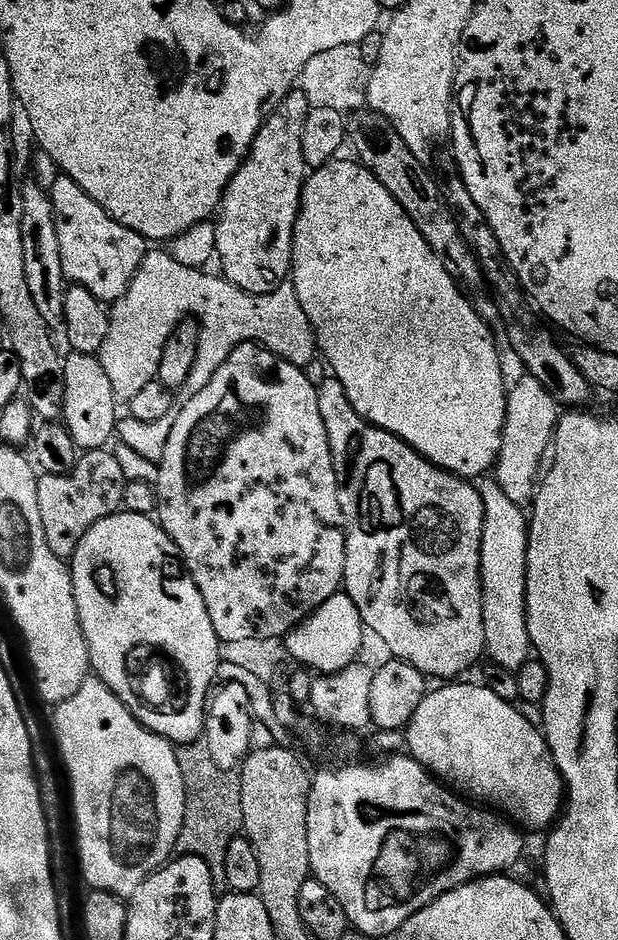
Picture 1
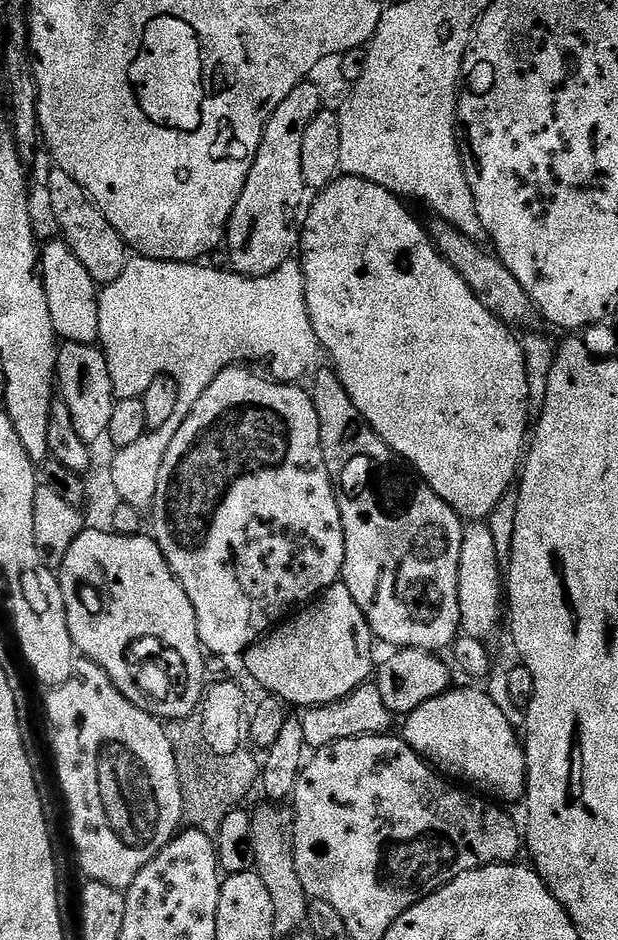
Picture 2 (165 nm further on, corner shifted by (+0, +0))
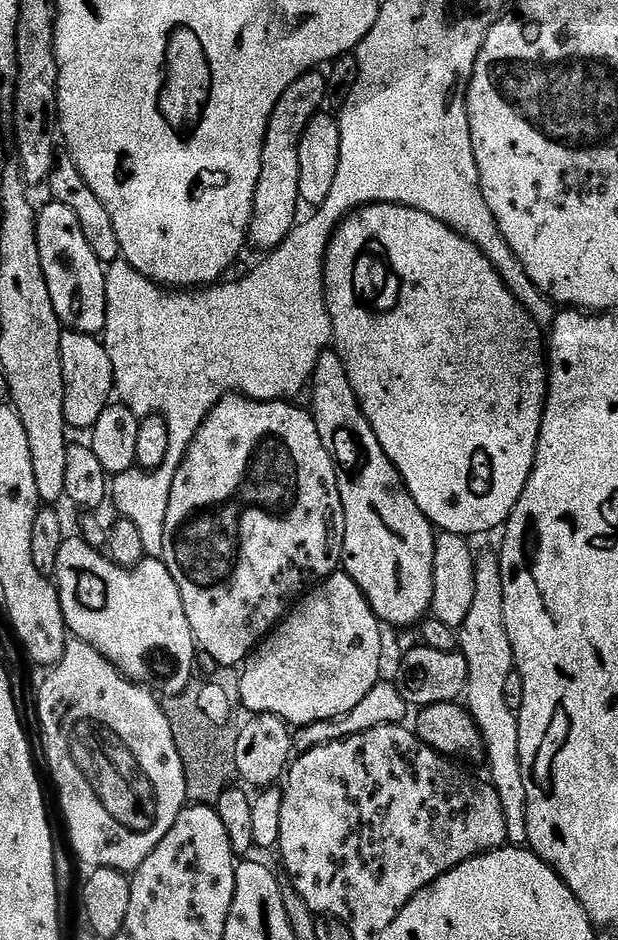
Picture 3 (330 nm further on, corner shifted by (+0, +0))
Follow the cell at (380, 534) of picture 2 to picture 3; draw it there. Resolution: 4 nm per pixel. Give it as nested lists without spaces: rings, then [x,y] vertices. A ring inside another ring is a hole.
[[[327,350],[320,355],[312,371],[310,387],[310,411],[316,419],[318,438],[322,438],[322,446],[326,446],[332,461],[336,463],[338,494],[342,498],[342,510],[346,514],[343,571],[347,572],[350,578],[354,578],[354,582],[370,602],[374,614],[385,625],[393,624],[397,630],[407,629],[407,624],[419,625],[429,615],[432,606],[437,529],[432,527],[426,514],[418,510],[418,502],[414,502],[410,490],[404,485],[400,471],[382,450],[370,422],[356,403],[356,395],[350,386],[346,366],[335,350]]]

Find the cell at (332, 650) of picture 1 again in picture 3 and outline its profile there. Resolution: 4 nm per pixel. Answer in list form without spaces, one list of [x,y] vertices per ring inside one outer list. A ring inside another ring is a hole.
[[[343,570],[333,572],[331,576],[326,577],[325,580],[315,585],[285,615],[284,619],[253,648],[252,655],[242,665],[244,673],[240,676],[240,692],[238,688],[239,703],[241,700],[249,708],[249,713],[276,715],[289,726],[303,726],[305,724],[313,724],[314,722],[322,722],[323,720],[337,720],[339,716],[350,714],[350,710],[354,710],[354,706],[358,706],[358,702],[362,702],[362,698],[366,698],[366,694],[370,694],[370,690],[374,690],[374,686],[381,683],[380,659],[384,656],[384,636],[380,633],[380,628],[382,629],[382,621],[374,614],[370,602],[364,597],[362,590],[354,582],[354,578],[350,578],[347,572]]]

